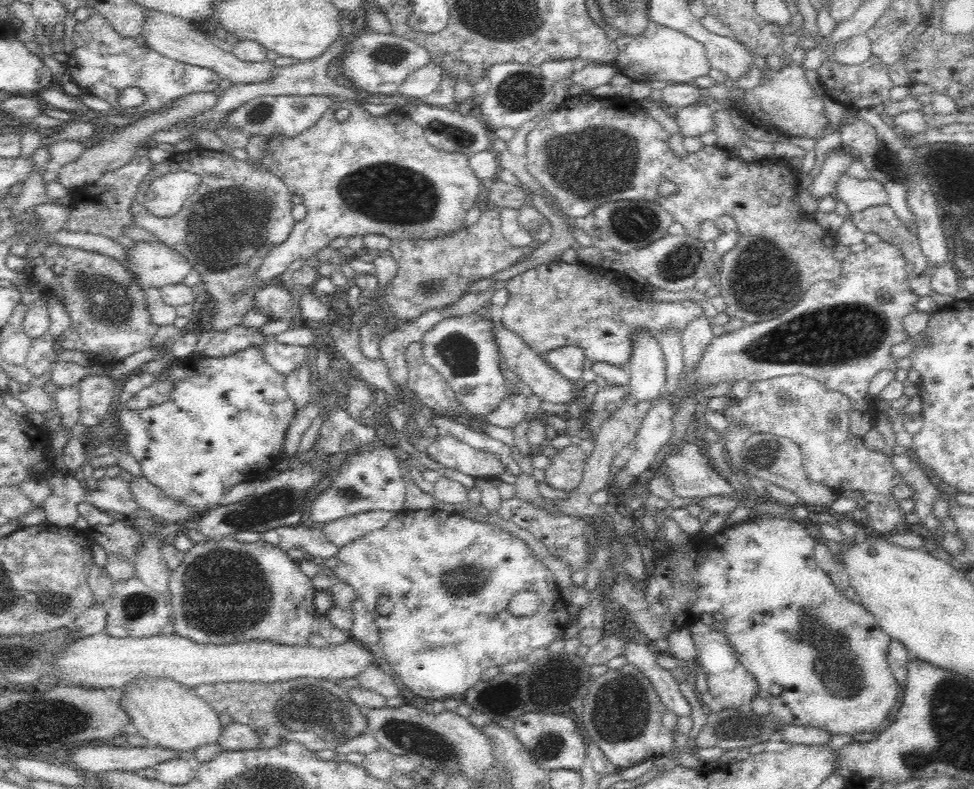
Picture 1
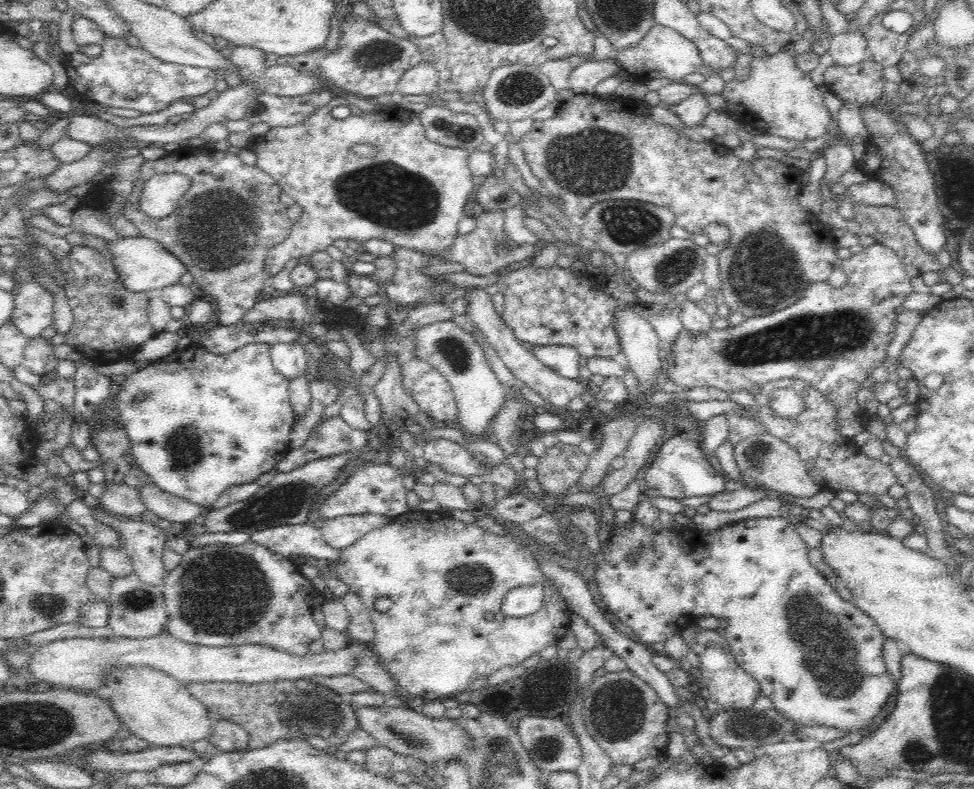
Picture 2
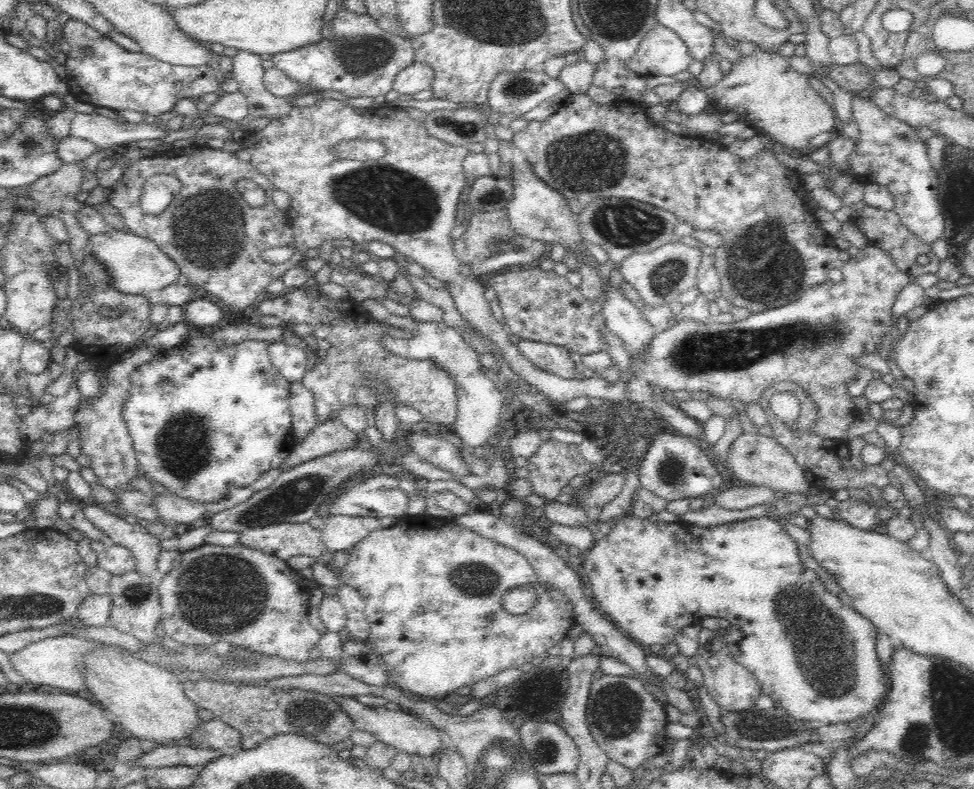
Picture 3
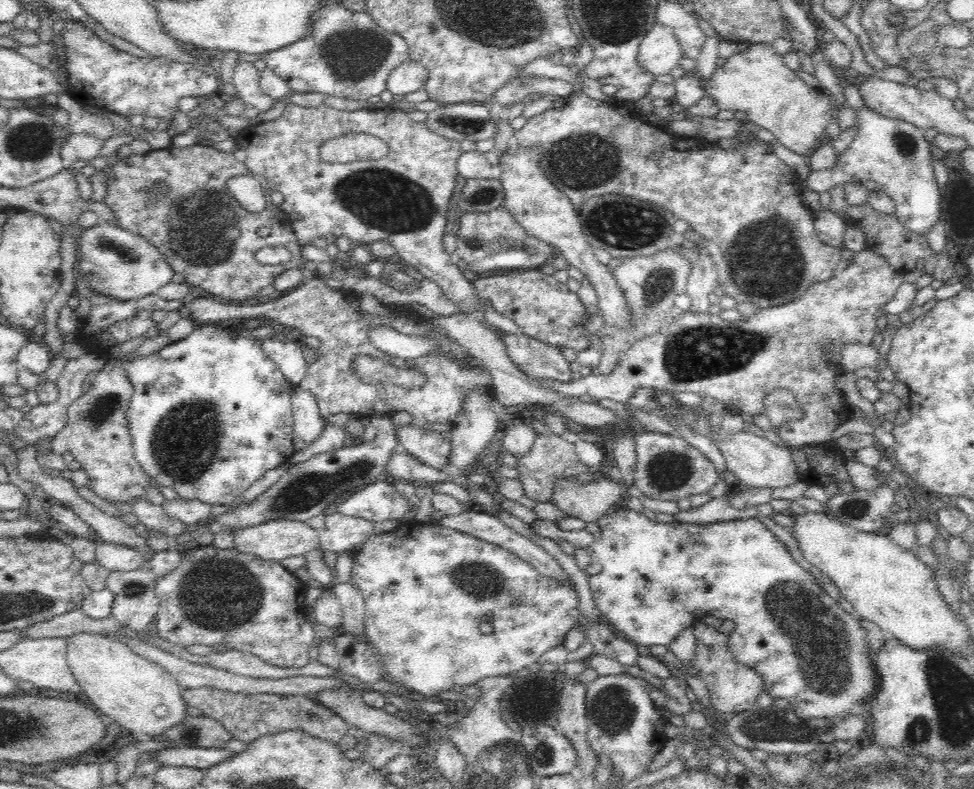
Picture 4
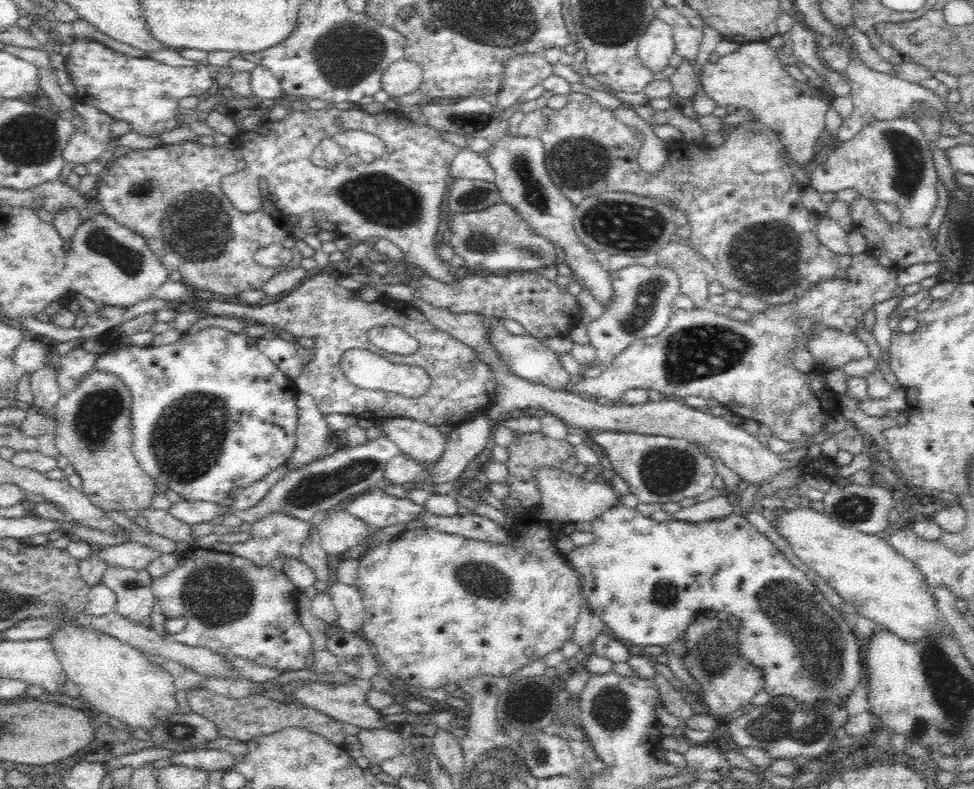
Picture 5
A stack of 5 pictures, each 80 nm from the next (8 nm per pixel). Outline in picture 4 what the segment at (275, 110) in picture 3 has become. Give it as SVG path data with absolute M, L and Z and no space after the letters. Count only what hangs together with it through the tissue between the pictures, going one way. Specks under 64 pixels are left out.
M238 60L235 65L229 90L241 98L248 106L256 108L260 114L272 110L277 100L262 87L262 74L252 61Z

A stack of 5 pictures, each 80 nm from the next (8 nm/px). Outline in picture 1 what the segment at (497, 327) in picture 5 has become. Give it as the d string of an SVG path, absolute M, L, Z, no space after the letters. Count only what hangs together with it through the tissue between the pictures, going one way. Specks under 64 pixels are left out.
M566 346L546 354L546 362L573 384L581 382L586 359L586 353L578 346Z

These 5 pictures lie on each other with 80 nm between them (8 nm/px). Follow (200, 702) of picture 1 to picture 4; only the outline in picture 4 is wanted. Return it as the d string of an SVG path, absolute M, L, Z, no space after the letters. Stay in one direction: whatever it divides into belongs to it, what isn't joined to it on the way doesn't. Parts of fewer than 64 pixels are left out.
M92 633L75 634L69 636L67 661L76 681L78 681L78 690L88 696L92 706L96 708L96 712L134 735L146 735L148 738L156 739L160 735L166 734L168 730L180 726L189 716L188 704L184 701L182 689L176 678L168 673L164 667L134 653L124 643Z

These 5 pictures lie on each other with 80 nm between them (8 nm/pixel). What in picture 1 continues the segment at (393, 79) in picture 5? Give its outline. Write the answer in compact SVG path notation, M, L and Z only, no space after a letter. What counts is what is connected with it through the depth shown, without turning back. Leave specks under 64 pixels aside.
M441 60L430 62L413 72L401 85L398 92L408 98L426 98L438 88L443 79Z

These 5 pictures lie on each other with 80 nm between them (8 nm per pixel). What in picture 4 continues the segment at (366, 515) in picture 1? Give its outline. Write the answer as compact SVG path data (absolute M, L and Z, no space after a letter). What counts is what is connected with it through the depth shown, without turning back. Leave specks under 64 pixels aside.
M340 513L325 516L325 522L319 531L322 551L352 552L358 548L374 530L374 521L354 518Z

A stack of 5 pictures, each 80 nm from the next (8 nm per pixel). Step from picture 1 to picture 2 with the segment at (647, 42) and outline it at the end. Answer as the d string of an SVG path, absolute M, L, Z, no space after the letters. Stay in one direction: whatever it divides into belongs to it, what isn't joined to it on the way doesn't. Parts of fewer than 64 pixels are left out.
M658 23L650 26L650 30L640 42L626 48L616 48L615 51L614 59L620 70L634 82L642 84L655 78L668 78L672 83L684 82L686 76L700 73L700 69L704 66L700 51L691 40L684 38L673 28Z

